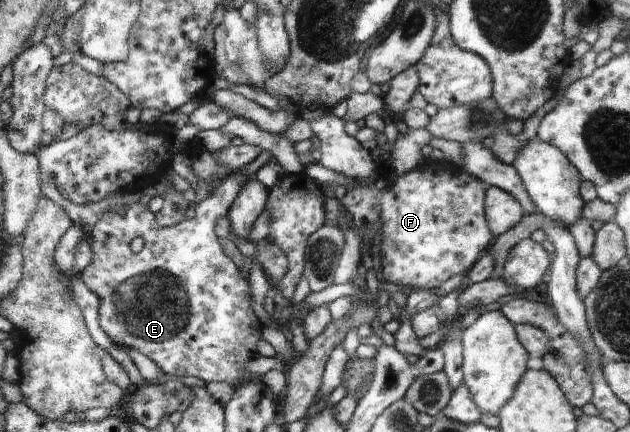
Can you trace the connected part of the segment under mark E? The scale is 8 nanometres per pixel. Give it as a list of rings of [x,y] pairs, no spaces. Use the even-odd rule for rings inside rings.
[[[244,167],[238,171],[231,171],[224,175],[221,184],[215,188],[215,192],[195,207],[195,216],[191,219],[185,218],[182,222],[170,225],[169,227],[160,227],[156,220],[156,213],[152,212],[147,204],[132,201],[129,205],[124,206],[122,212],[118,214],[114,209],[108,211],[100,220],[89,230],[87,237],[91,244],[93,254],[92,260],[82,269],[80,280],[84,282],[87,288],[92,291],[99,300],[98,305],[98,322],[100,328],[106,333],[115,345],[128,349],[134,349],[141,352],[144,356],[155,362],[167,376],[171,379],[183,377],[196,377],[205,383],[225,382],[236,388],[240,383],[252,376],[252,362],[260,356],[258,343],[264,328],[261,320],[256,316],[251,303],[251,288],[247,279],[240,275],[241,270],[236,264],[222,251],[222,245],[218,241],[219,236],[216,234],[215,226],[222,217],[226,217],[235,198],[240,194],[250,178],[243,172]],[[141,237],[144,239],[145,246],[139,253],[134,253],[130,249],[130,242],[133,238]]]

